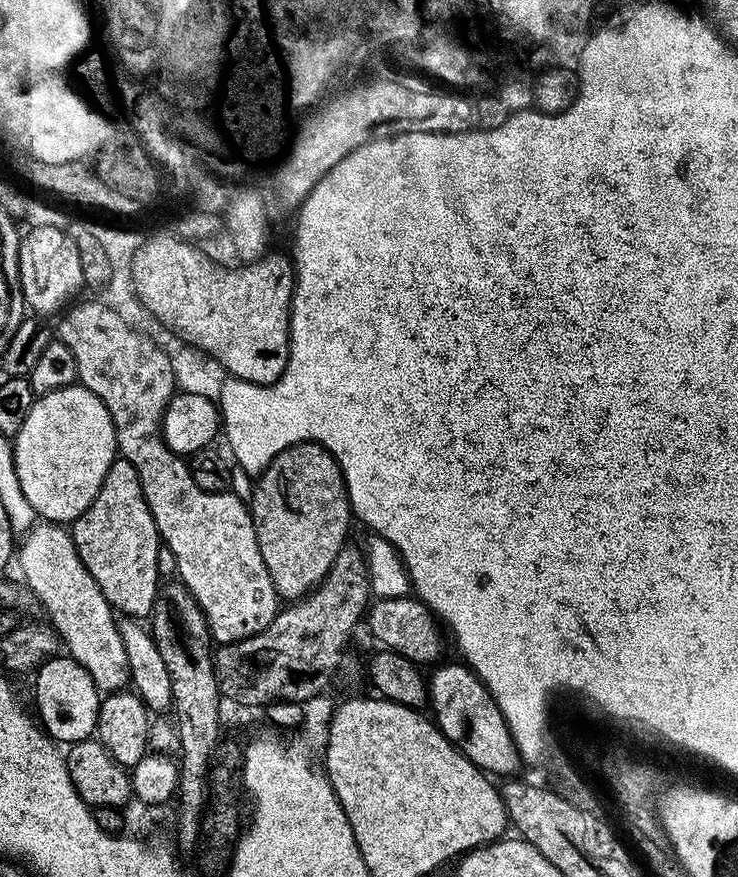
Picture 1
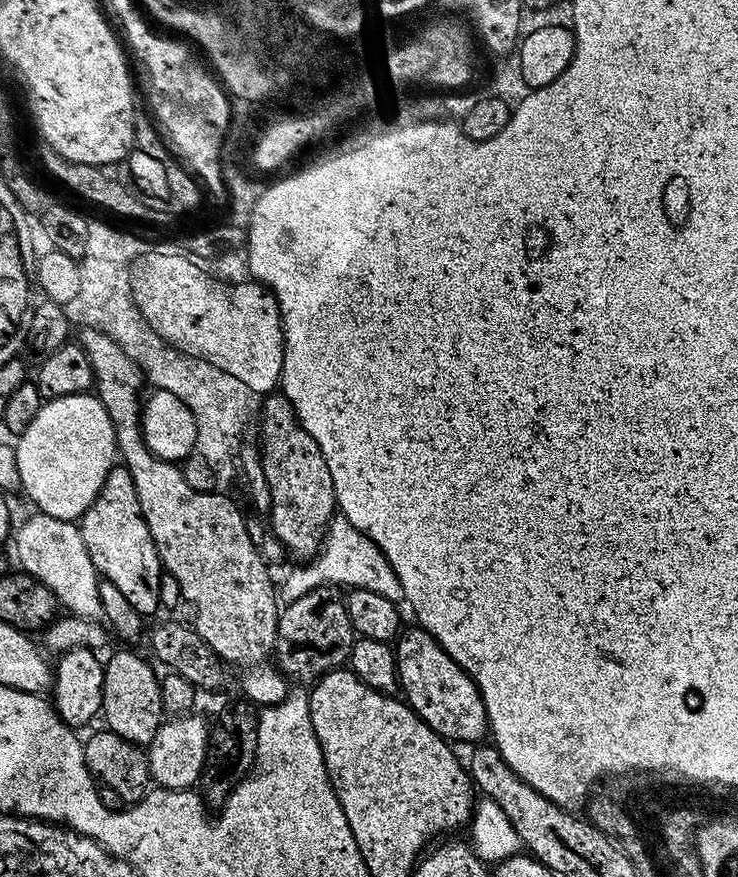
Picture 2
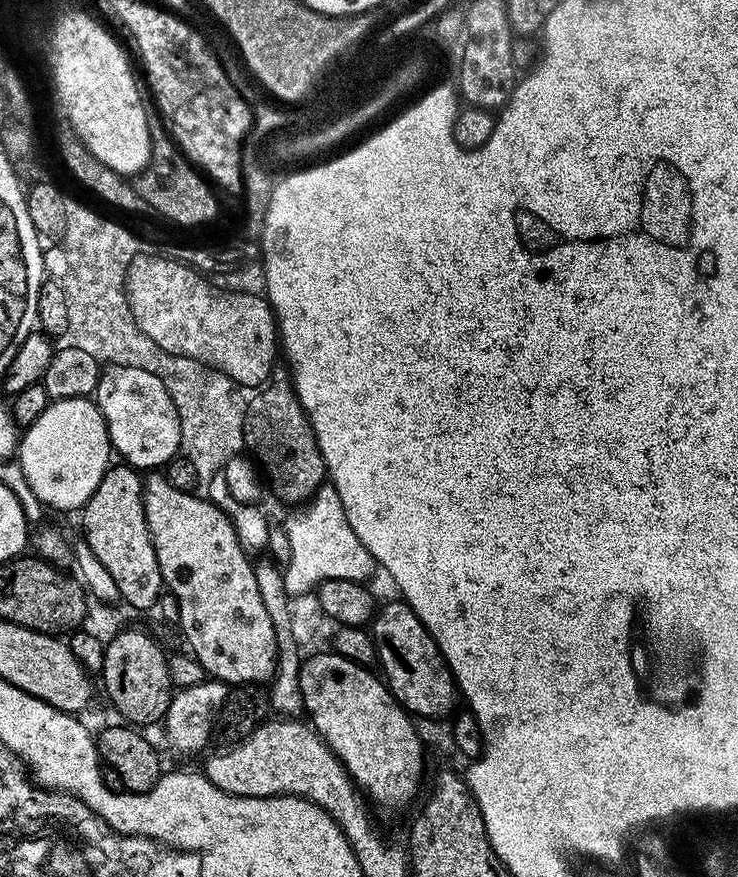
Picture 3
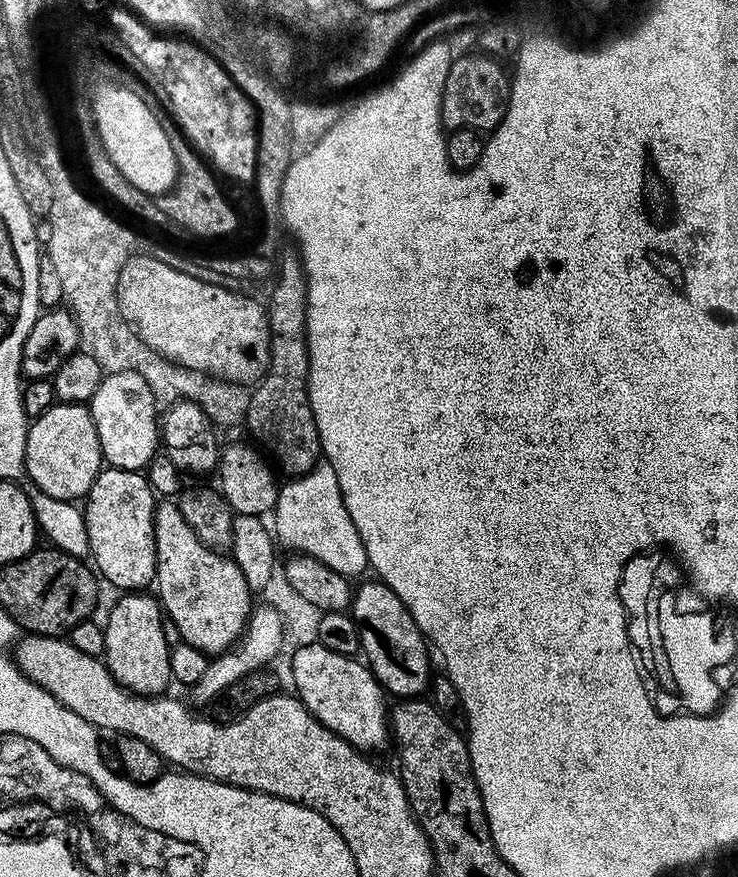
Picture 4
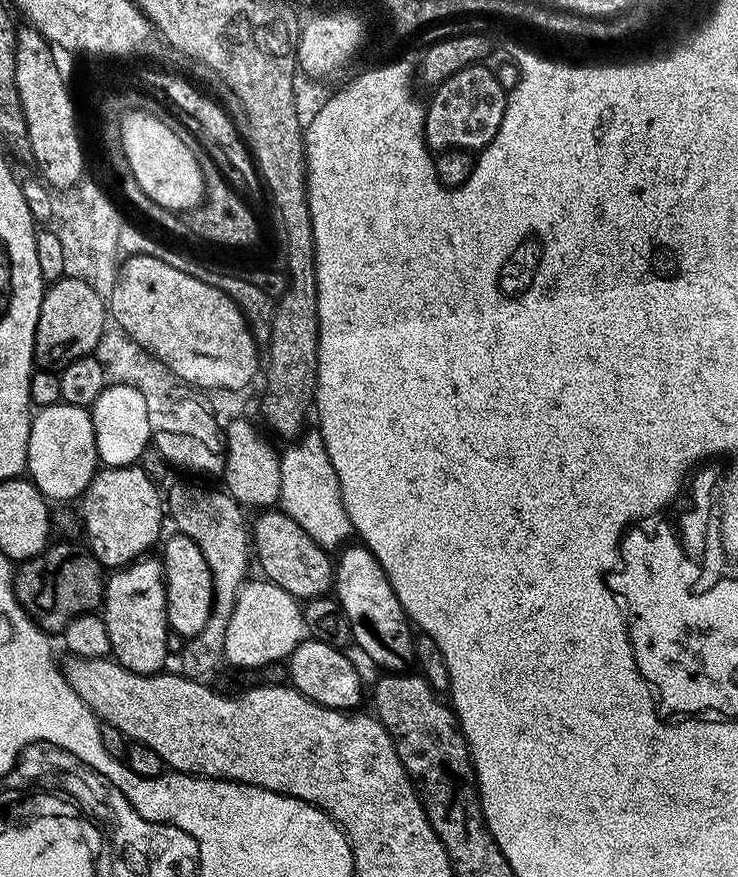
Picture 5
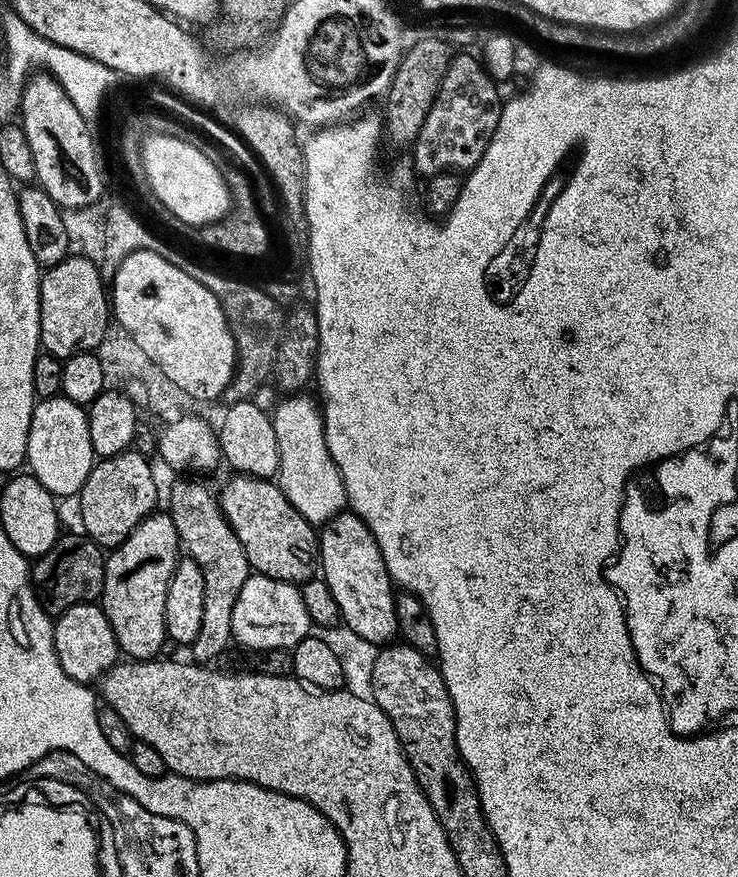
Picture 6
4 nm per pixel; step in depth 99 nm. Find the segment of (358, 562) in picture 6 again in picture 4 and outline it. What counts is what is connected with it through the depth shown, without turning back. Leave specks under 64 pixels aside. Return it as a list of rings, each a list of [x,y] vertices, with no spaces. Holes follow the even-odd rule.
[[[371,579],[366,581],[361,588],[355,589],[350,609],[352,619],[360,628],[360,652],[385,693],[392,695],[393,692],[393,697],[396,698],[419,697],[423,693],[420,691],[423,688],[425,691],[429,687],[430,677],[433,675],[432,664],[428,661],[430,645],[426,637],[420,633],[420,628],[414,622],[412,615],[406,610],[402,598],[398,598],[398,594],[394,594],[394,590],[390,590],[390,586],[386,586],[379,579]]]

